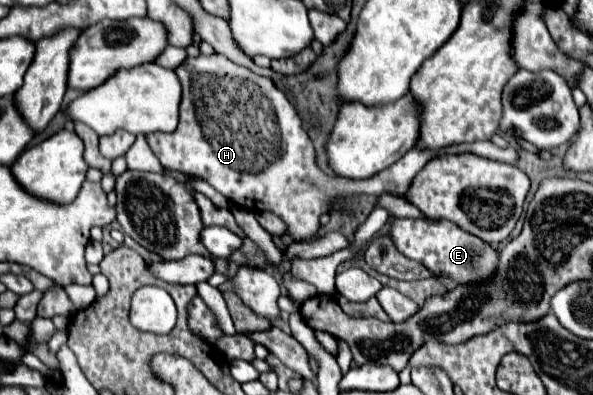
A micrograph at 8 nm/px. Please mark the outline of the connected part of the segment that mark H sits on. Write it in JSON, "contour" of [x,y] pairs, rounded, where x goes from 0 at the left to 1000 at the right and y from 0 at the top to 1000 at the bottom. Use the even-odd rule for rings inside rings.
{"contour":[[[337,137],[334,147],[317,147],[307,167],[297,172],[297,187],[310,228],[304,258],[304,314],[287,339],[246,339],[246,359],[260,395],[277,425],[300,430],[307,441],[351,461],[405,527],[469,542],[486,567],[489,597],[499,608],[536,587],[540,547],[553,537],[556,506],[604,491],[658,491],[681,501],[685,481],[691,476],[691,456],[698,456],[705,430],[712,430],[712,420],[735,395],[796,385],[857,415],[867,415],[874,400],[867,375],[840,375],[823,354],[742,380],[698,370],[668,415],[624,456],[567,451],[540,435],[533,420],[533,385],[516,329],[509,324],[509,304],[459,203],[425,187],[374,137]]]}

